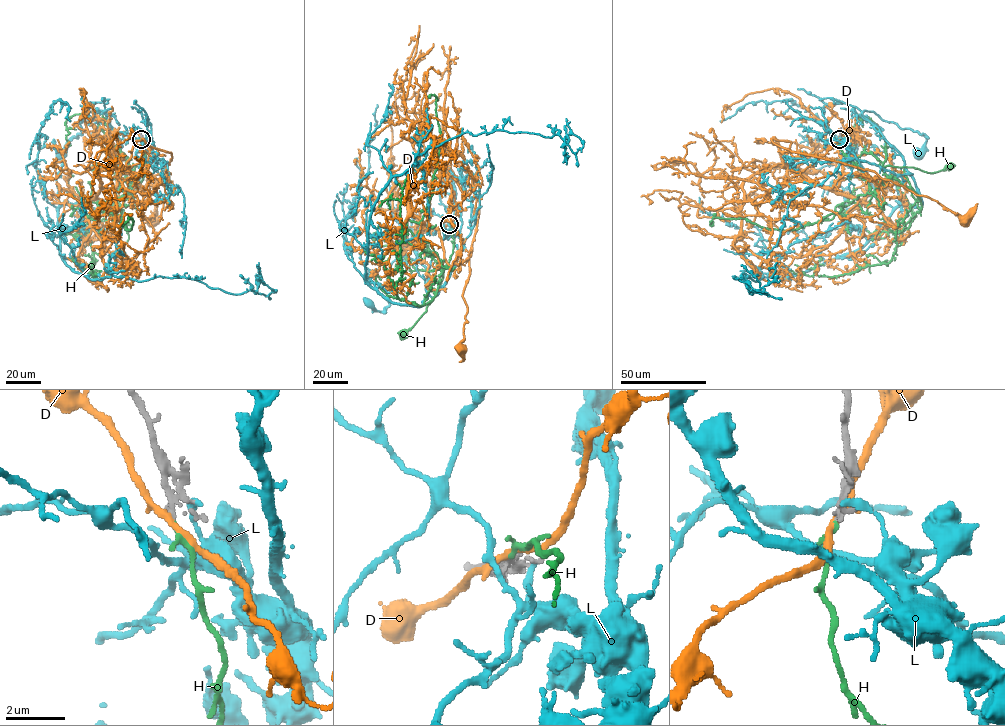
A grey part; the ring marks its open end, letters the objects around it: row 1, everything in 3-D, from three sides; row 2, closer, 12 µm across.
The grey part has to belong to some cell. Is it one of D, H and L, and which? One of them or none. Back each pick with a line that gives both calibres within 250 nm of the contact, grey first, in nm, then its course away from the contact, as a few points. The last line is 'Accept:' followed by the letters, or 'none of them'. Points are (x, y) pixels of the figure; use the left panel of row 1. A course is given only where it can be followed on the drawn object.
H: 130 nm thick on the grey side, 160 nm on the other; it runs (141, 139), (146, 169), (141, 182), (134, 176), (135, 165), (118, 172), (96, 166)
Accept: H

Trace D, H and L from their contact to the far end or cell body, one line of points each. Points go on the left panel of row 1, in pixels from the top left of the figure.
D: (141, 138), (149, 151), (146, 167), (119, 179), (115, 169), (141, 139), (171, 153), (155, 190), (153, 220)
H: (141, 139), (146, 169), (141, 182), (134, 176), (135, 165), (118, 172), (96, 166)
L: (143, 138), (155, 159), (122, 174), (120, 140), (106, 114), (89, 111), (60, 153)

